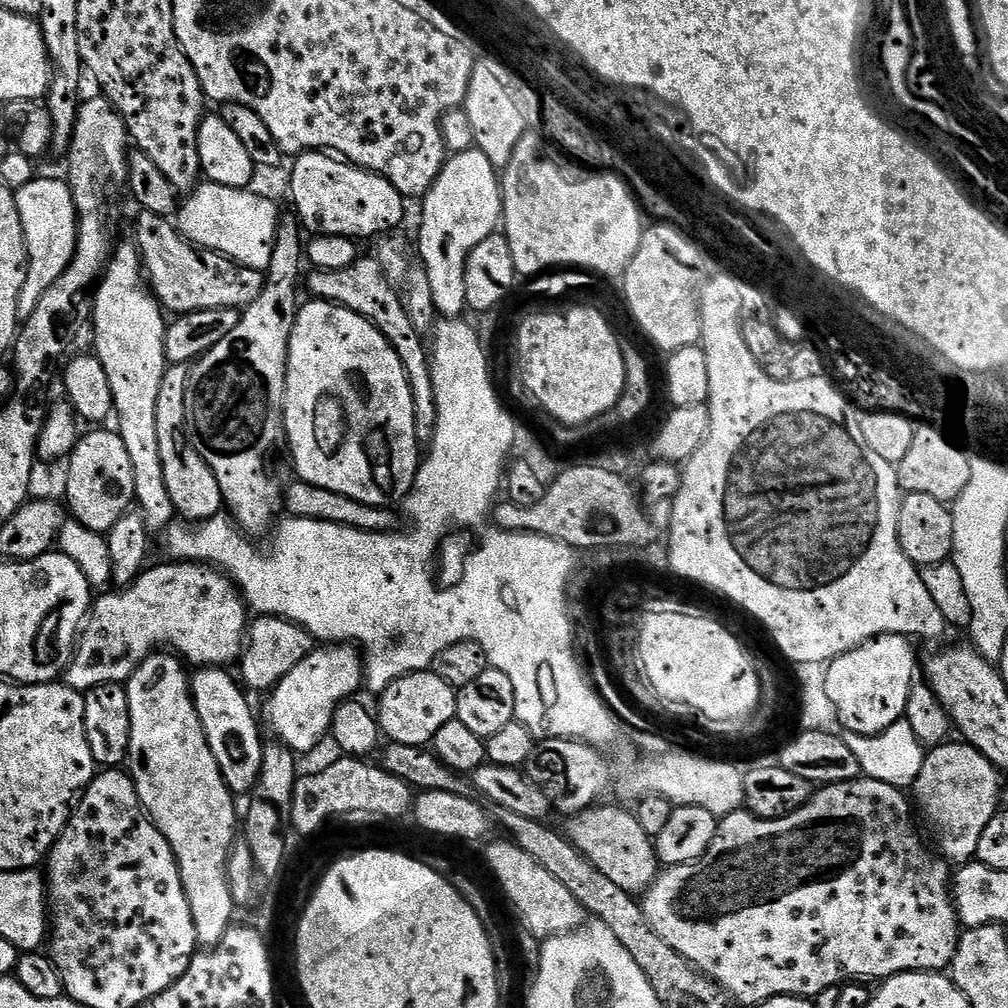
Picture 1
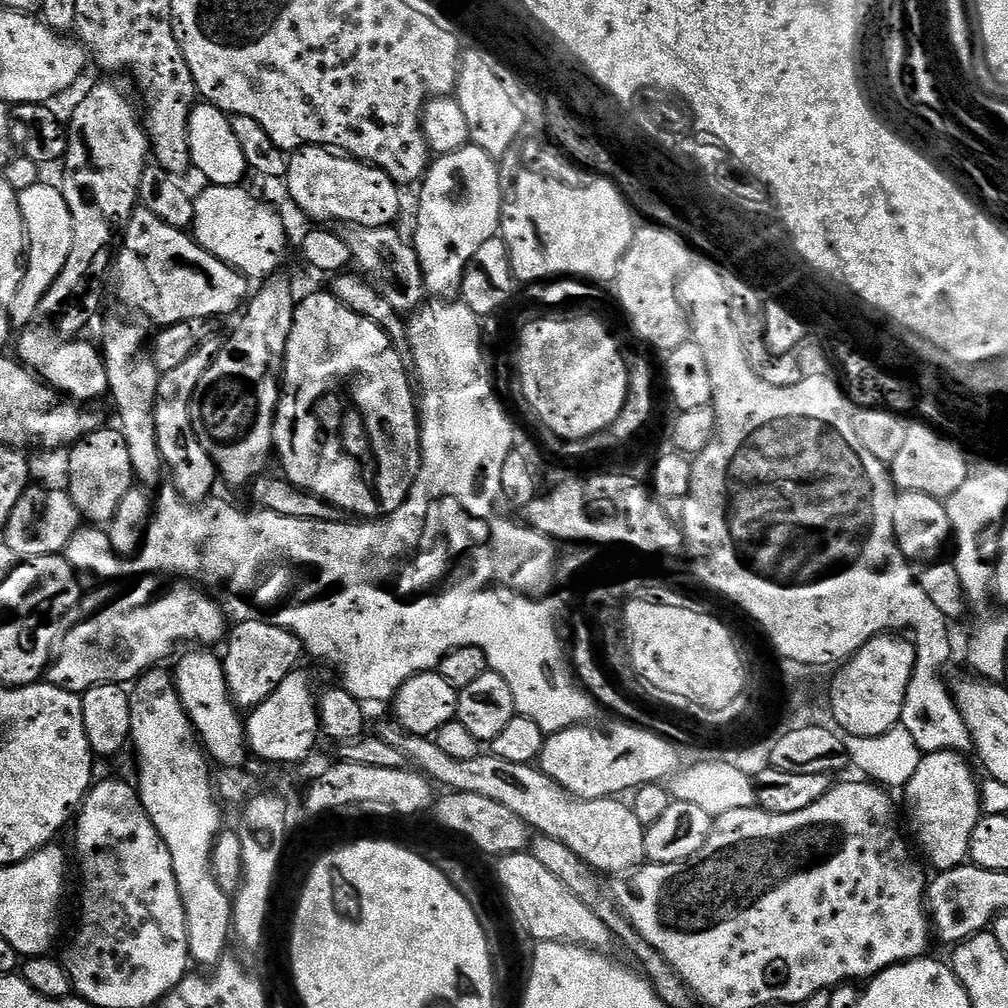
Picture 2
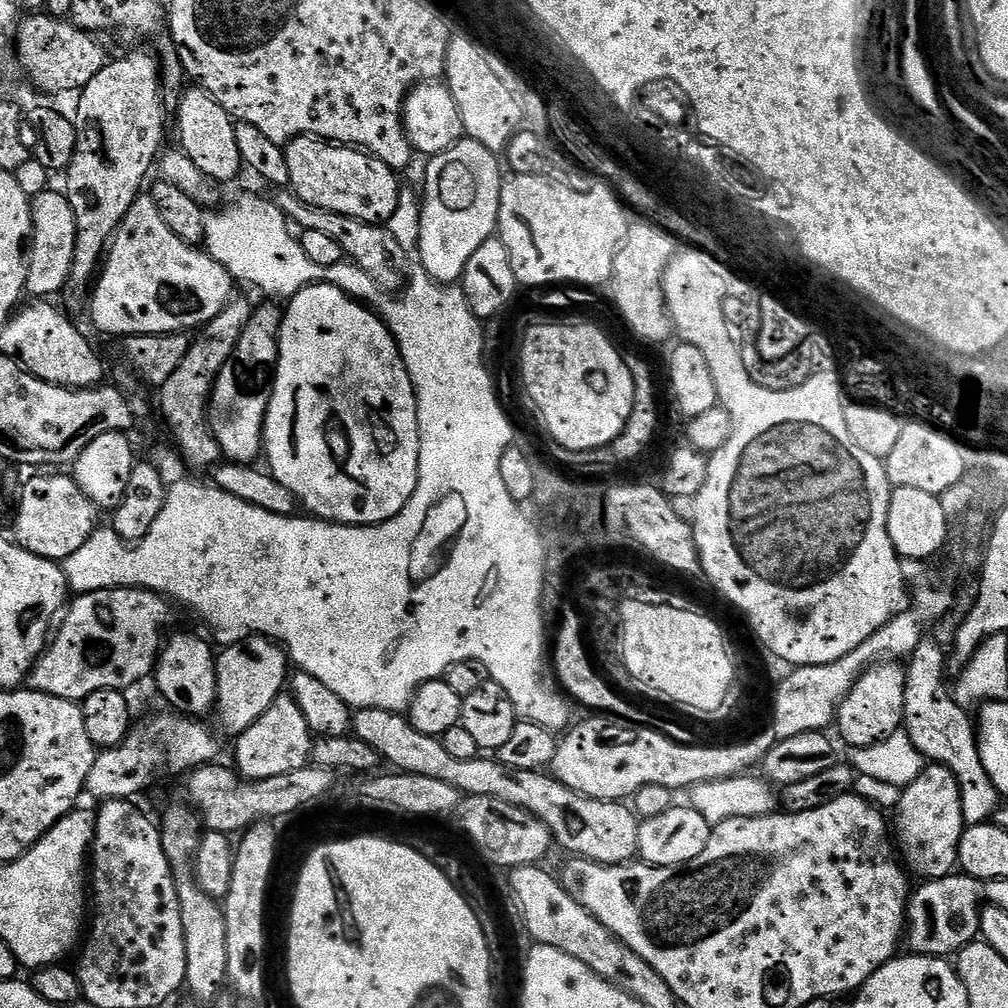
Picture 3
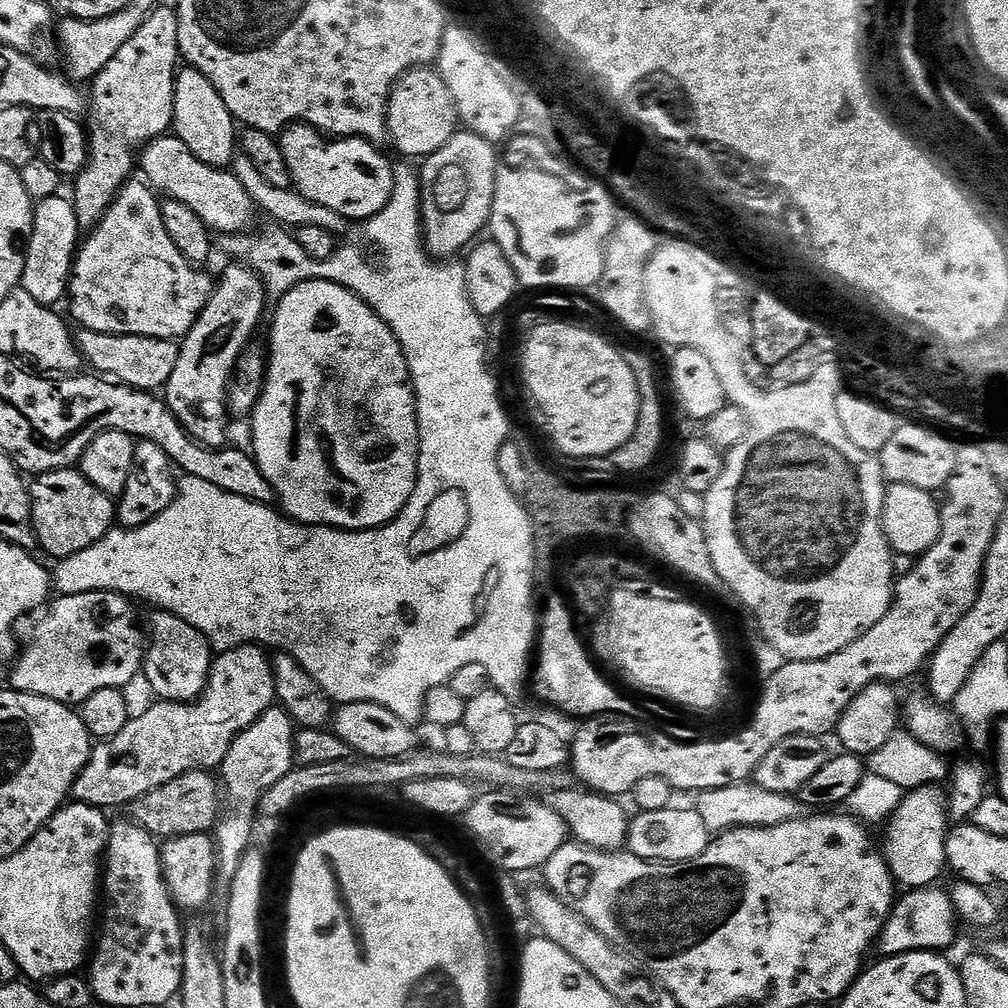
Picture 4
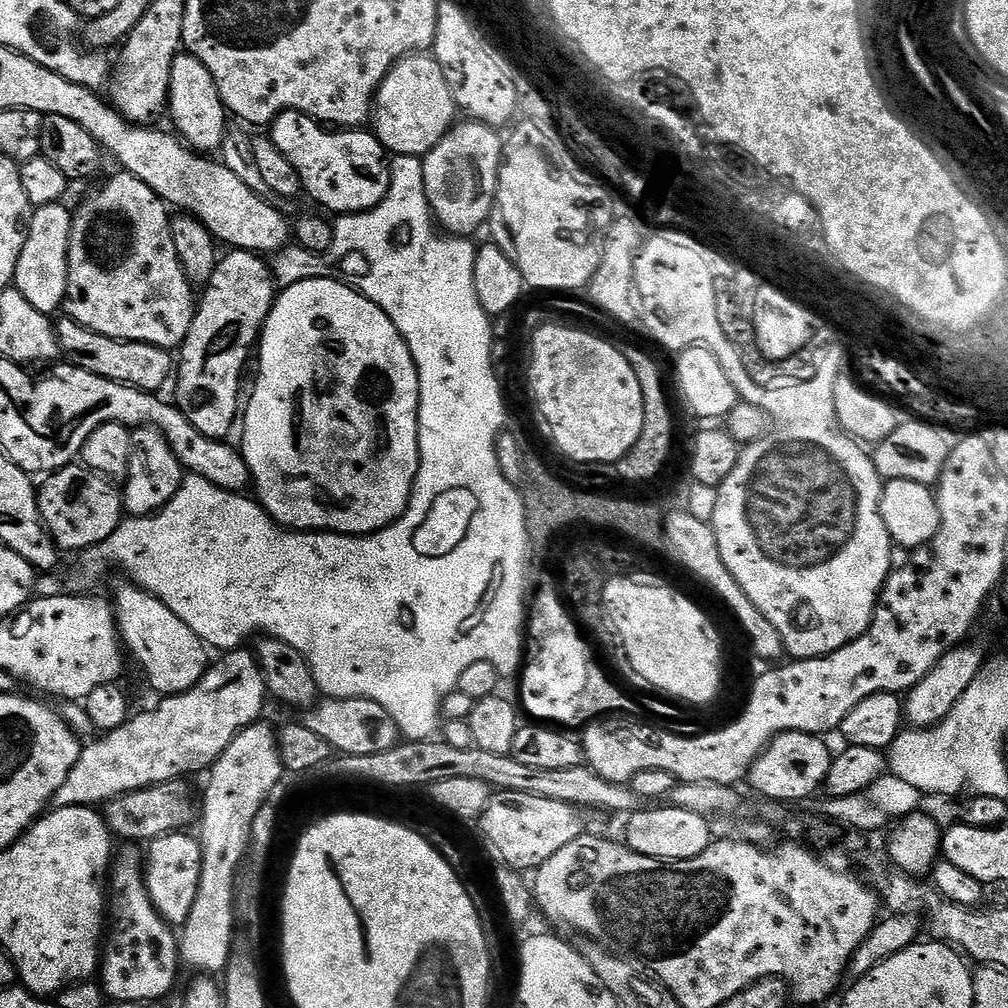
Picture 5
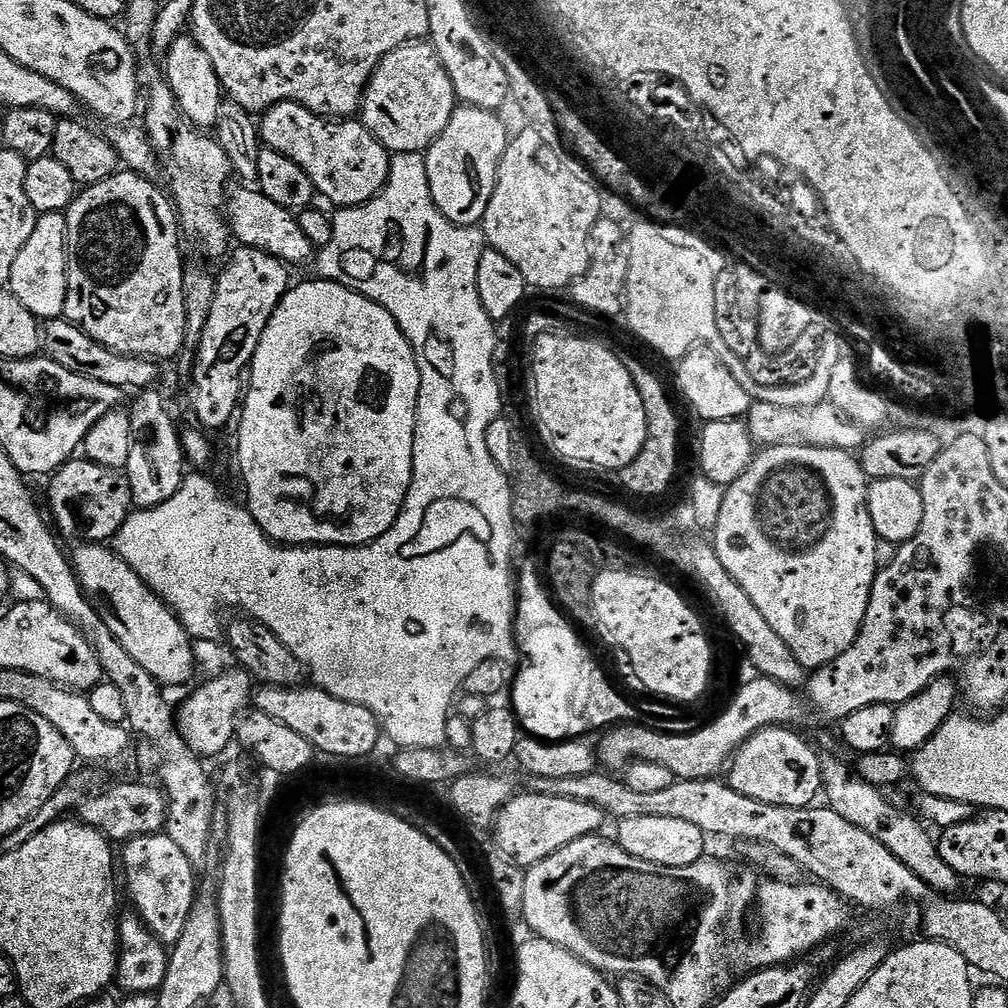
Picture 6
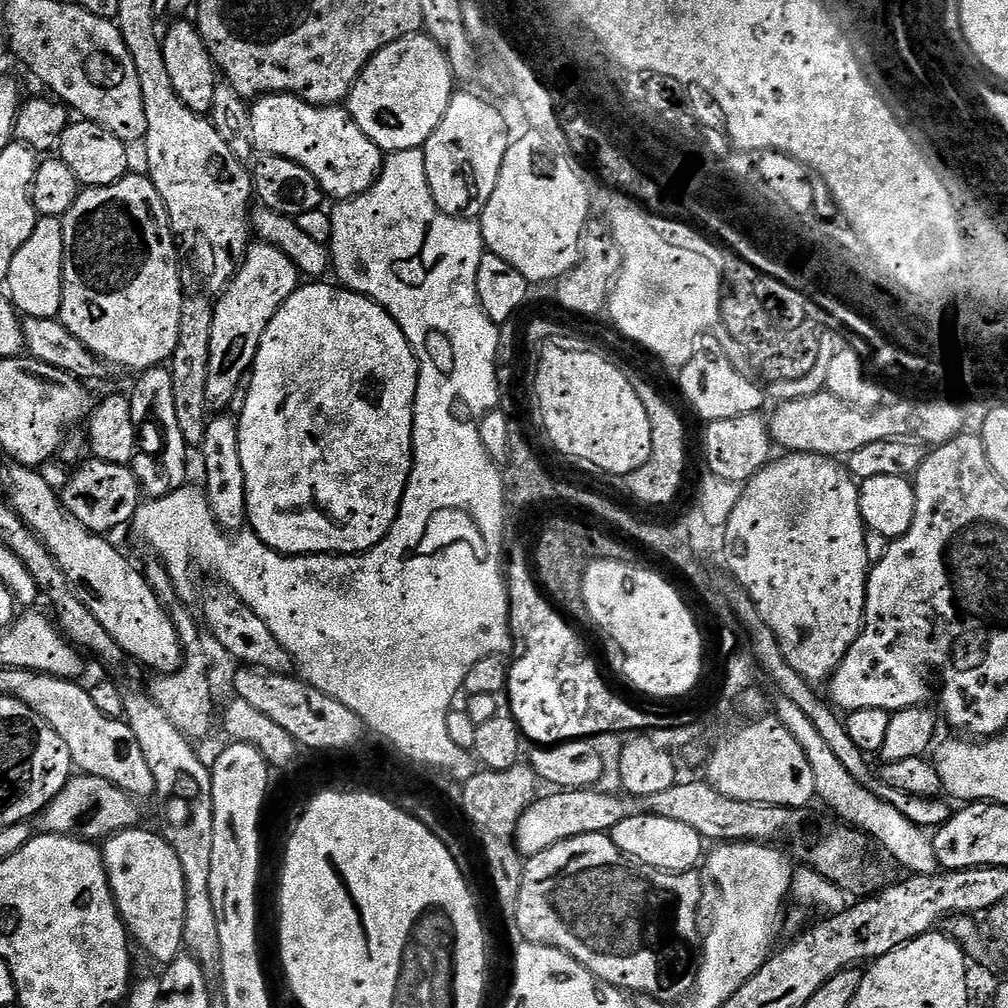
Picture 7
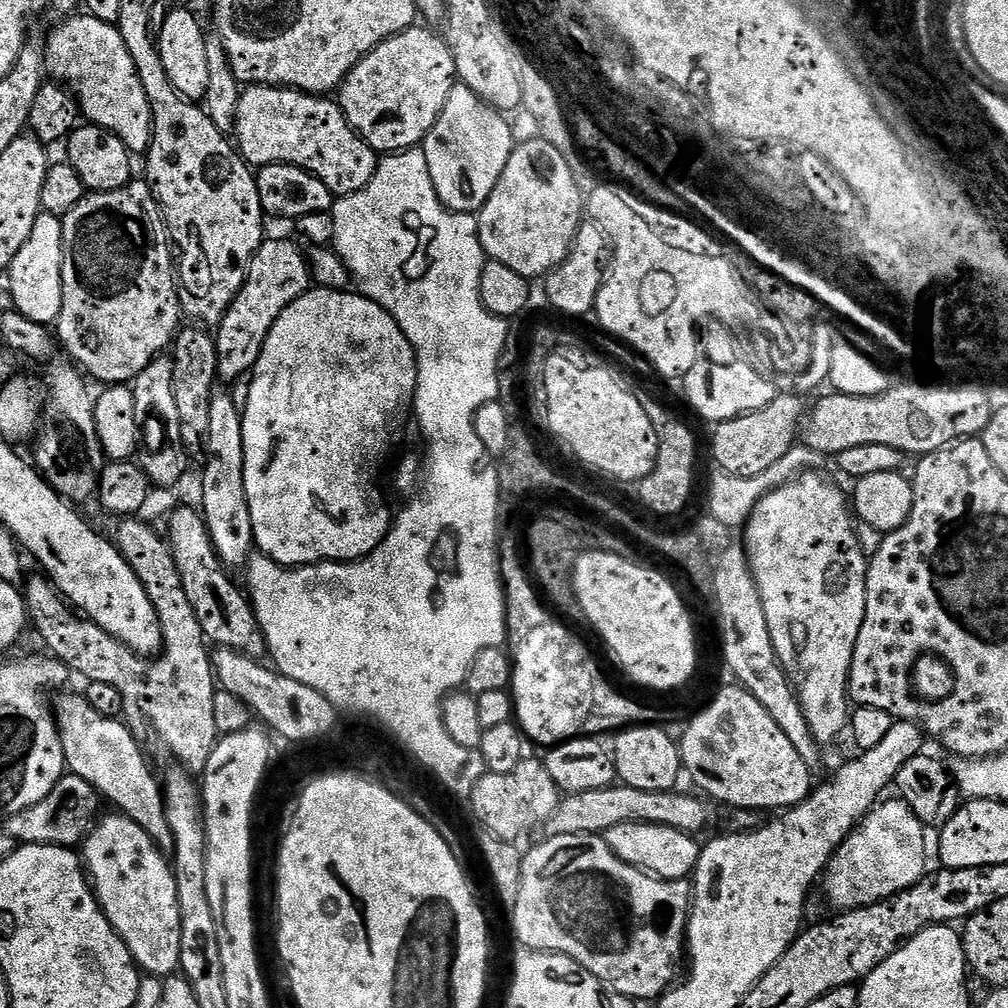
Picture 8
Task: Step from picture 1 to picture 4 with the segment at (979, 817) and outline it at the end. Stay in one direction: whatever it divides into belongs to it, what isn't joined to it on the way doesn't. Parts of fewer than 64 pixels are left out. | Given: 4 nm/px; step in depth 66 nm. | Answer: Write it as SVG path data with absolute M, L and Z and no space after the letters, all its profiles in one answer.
M936 786L911 789L905 795L902 806L886 822L888 841L882 844L882 851L888 868L892 871L892 879L905 889L931 888L948 868L946 842L950 817L945 793L940 793L940 790Z

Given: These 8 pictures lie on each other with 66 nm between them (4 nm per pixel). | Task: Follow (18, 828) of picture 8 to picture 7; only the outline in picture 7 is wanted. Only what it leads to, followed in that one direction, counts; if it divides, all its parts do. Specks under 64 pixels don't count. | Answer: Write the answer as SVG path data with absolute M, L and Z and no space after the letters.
M76 774L66 782L66 786L62 786L60 793L40 813L39 831L59 836L77 836L80 840L89 842L103 842L109 836L137 827L141 823L140 804L137 797L114 786L114 782L106 782L106 778Z

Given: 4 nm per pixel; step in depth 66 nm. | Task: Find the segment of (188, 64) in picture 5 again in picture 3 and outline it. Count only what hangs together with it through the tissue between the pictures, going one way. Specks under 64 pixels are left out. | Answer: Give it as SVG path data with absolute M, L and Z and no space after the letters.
M192 86L185 91L180 98L180 106L175 109L176 124L180 127L180 144L179 147L194 162L194 166L198 166L198 170L211 180L232 180L239 172L242 172L242 161L238 154L238 138L234 138L234 130L236 124L226 110L222 110L222 106L218 106L218 102L213 96L204 91L199 86Z

